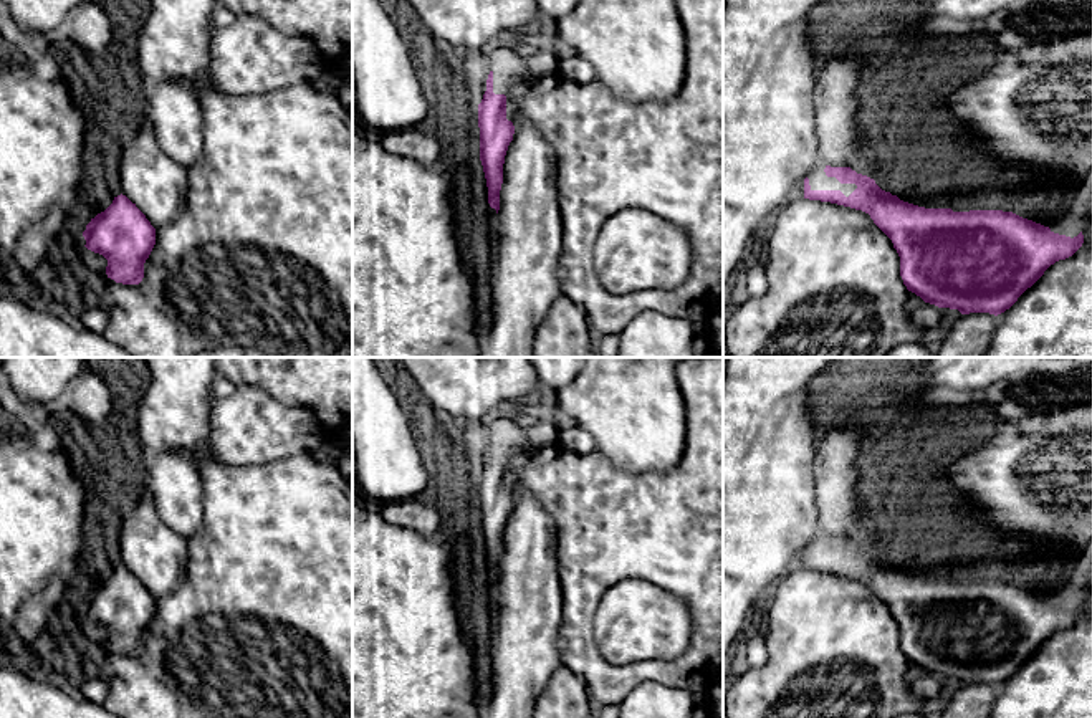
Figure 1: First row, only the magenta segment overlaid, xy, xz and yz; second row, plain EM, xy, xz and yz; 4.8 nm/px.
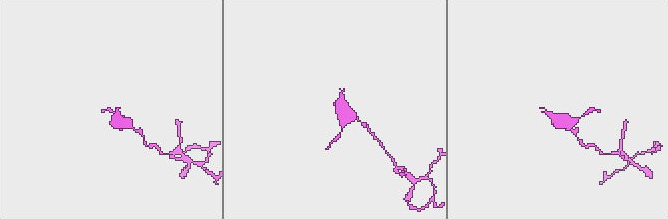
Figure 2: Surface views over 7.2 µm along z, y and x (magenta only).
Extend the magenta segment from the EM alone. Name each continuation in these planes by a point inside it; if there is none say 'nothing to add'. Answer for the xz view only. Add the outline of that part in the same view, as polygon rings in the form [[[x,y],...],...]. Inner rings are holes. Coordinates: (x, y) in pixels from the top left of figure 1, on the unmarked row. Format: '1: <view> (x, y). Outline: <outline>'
1: xz (512, 447). Outline: [[[501,417],[490,422],[490,438],[493,442],[493,463],[506,467],[506,490],[511,491],[520,468],[536,452],[526,432],[513,417]]]

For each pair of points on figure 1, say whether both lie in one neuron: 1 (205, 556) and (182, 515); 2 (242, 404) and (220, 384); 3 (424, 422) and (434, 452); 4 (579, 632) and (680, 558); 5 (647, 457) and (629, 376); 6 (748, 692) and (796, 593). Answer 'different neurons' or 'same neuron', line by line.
1: different neurons
2: different neurons
3: same neuron
4: same neuron
5: same neuron
6: same neuron

